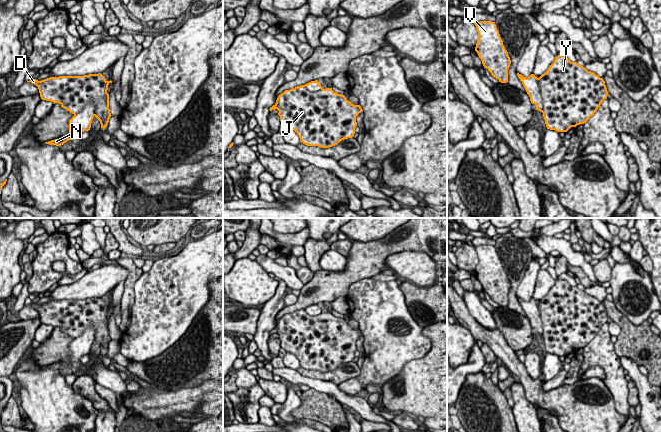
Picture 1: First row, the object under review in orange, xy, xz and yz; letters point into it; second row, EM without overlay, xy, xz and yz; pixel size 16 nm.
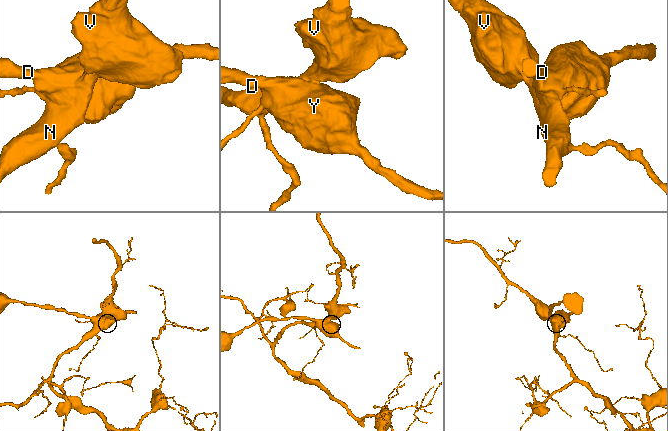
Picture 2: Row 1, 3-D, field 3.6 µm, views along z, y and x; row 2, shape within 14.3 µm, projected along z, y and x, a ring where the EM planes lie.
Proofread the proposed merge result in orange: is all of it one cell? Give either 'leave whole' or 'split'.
split

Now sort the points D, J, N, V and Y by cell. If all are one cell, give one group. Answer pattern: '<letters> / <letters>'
D J Y / N V

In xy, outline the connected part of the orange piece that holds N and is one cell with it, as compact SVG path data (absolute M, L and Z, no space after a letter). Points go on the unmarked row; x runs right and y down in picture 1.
M91 325L83 332L81 336L75 338L69 344L69 357L67 361L51 364L45 367L60 371L67 365L80 361L80 358L82 356L90 354L94 339L95 339L95 329Z

